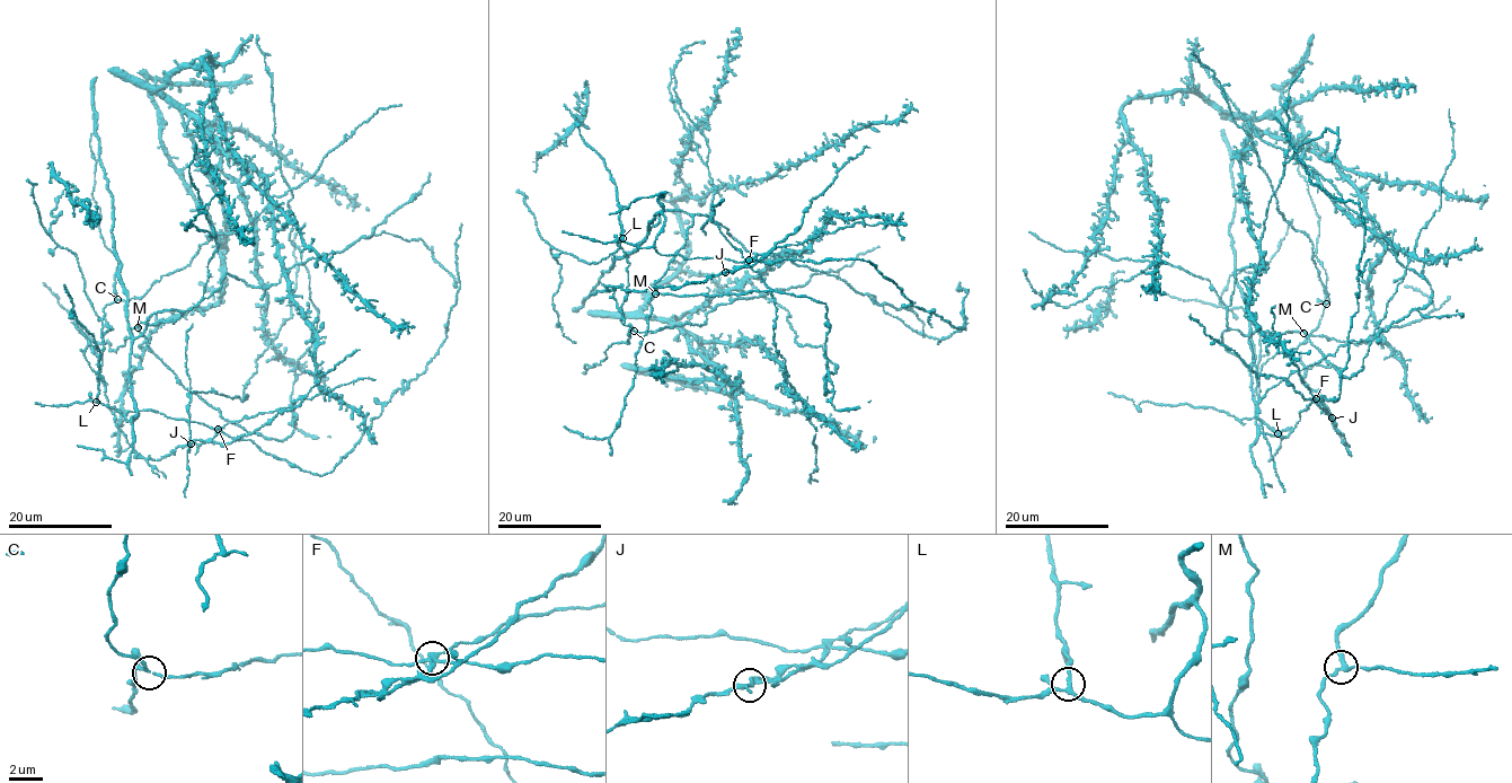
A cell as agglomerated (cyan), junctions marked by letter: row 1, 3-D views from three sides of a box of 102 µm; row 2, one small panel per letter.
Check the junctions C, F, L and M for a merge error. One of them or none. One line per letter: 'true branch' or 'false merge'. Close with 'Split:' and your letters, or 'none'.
C: true branch
F: false merge
L: true branch
M: true branch
Split: F

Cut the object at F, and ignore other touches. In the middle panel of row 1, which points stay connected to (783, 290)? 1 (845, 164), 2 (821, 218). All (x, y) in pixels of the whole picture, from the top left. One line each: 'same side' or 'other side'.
1: other side
2: same side

